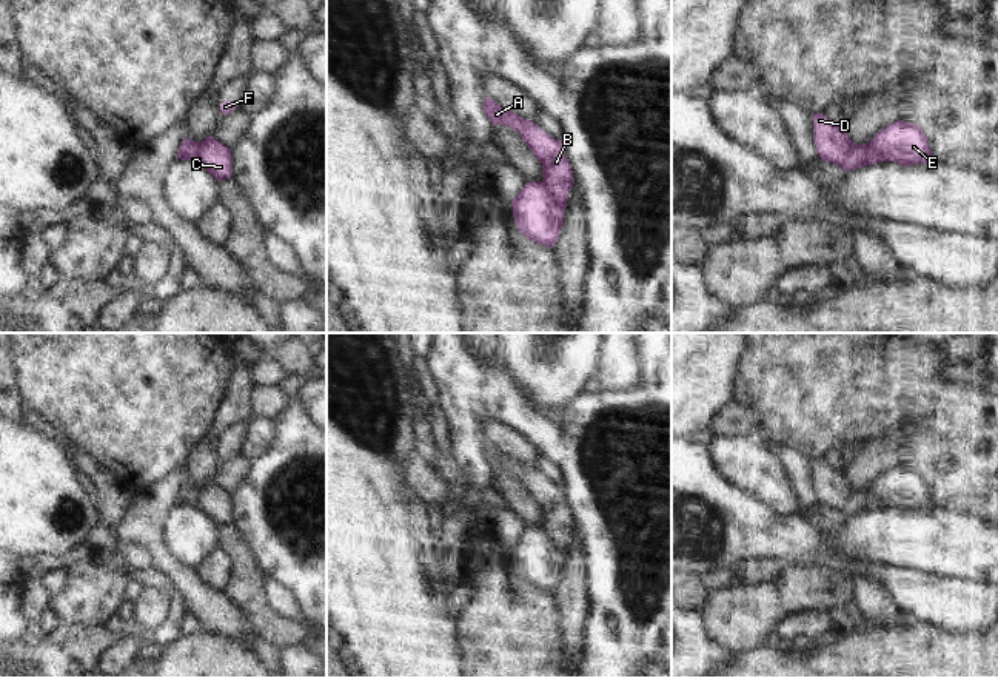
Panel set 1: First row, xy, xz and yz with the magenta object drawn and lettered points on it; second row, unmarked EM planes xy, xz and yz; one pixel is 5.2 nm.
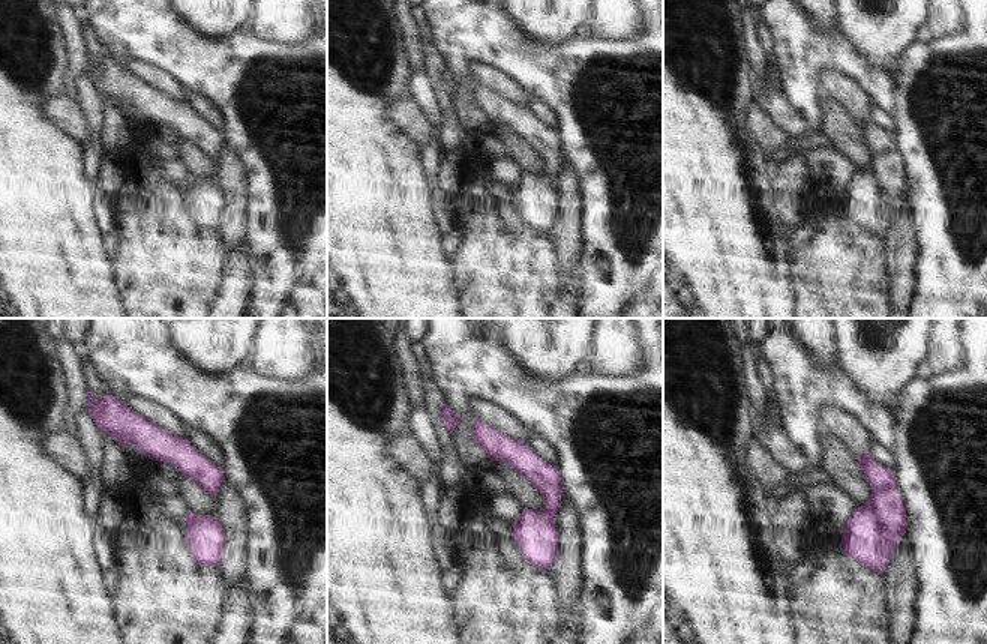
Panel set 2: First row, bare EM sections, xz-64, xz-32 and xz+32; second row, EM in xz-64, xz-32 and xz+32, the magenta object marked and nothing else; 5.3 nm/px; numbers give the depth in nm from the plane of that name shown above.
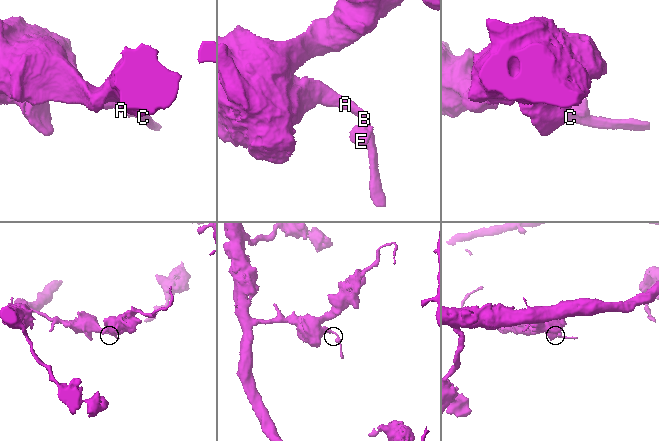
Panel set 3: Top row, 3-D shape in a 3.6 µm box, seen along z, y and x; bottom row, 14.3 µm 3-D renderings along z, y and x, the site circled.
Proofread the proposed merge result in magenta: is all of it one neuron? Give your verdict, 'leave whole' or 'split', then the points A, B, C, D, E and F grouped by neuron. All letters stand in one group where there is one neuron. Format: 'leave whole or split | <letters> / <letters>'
split | A B C D / E F

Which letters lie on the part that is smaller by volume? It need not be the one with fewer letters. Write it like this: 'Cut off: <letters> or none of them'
Cut off: E, F

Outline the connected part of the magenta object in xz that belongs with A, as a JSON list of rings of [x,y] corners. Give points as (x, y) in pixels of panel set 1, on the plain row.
[[[485,442],[484,458],[494,470],[508,470],[517,476],[536,504],[542,508],[542,530],[553,541],[554,547],[565,555],[568,538],[574,530],[573,515],[564,499],[562,485],[556,485],[542,476],[536,467],[522,464],[521,461],[497,450],[493,444]]]

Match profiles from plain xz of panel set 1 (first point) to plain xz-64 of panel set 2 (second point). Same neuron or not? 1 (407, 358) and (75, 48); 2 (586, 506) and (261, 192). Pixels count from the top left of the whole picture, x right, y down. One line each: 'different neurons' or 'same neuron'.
1: same neuron
2: same neuron

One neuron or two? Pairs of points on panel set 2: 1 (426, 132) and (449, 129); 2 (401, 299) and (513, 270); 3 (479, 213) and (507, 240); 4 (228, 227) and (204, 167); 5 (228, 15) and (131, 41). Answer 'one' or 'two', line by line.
1: two
2: two
3: one
4: two
5: two

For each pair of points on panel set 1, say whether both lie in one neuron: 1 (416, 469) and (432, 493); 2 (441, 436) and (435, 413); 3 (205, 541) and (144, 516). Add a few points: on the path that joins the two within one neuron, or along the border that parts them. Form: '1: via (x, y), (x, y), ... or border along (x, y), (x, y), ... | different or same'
1: via (418, 475), (430, 487) | same
2: via (439, 430), (436, 419) | same
3: border along (176, 503), (164, 523), (164, 543), (173, 558) | different

